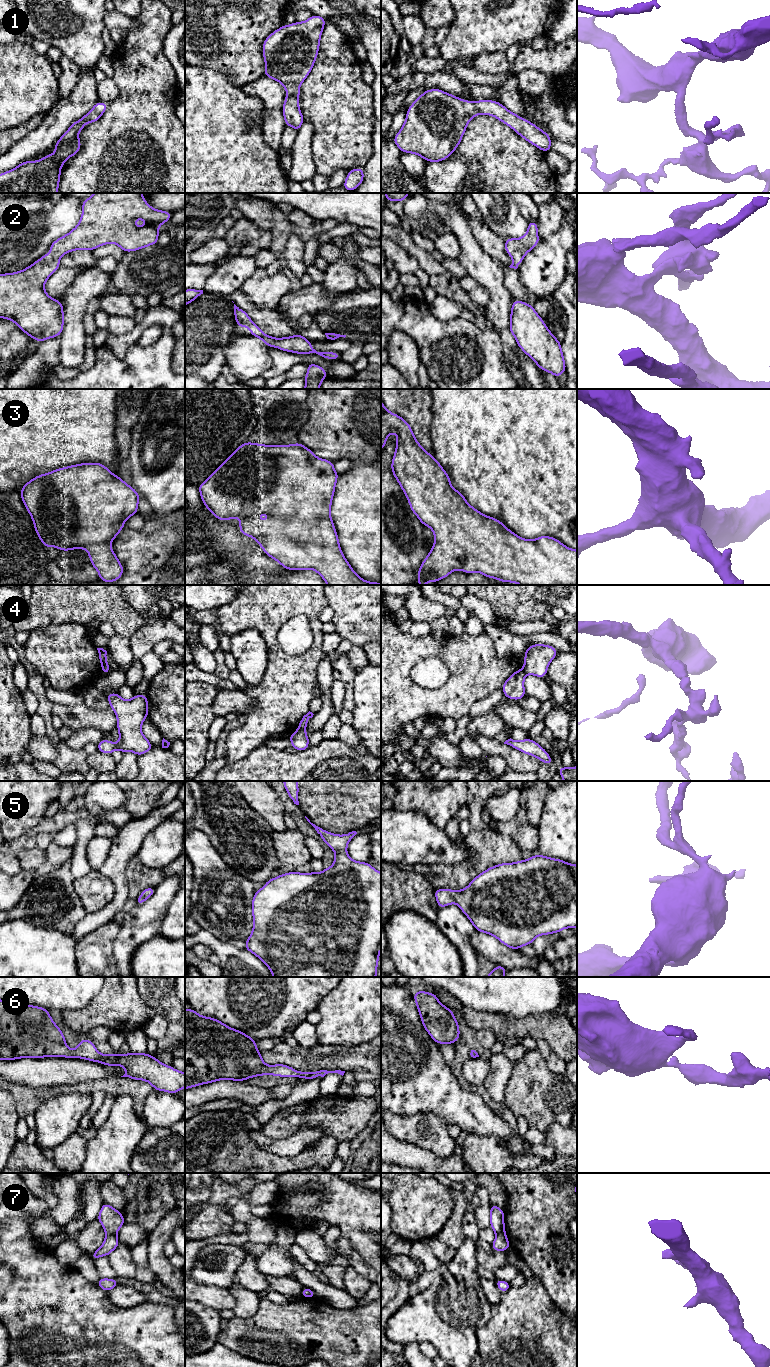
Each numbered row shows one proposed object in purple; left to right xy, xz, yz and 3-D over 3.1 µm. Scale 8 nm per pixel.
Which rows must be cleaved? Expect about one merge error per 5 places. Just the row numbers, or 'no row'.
4, 7

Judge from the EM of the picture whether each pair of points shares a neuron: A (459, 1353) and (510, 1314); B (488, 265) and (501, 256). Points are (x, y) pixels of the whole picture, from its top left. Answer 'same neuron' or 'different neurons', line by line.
A: different neurons
B: different neurons

